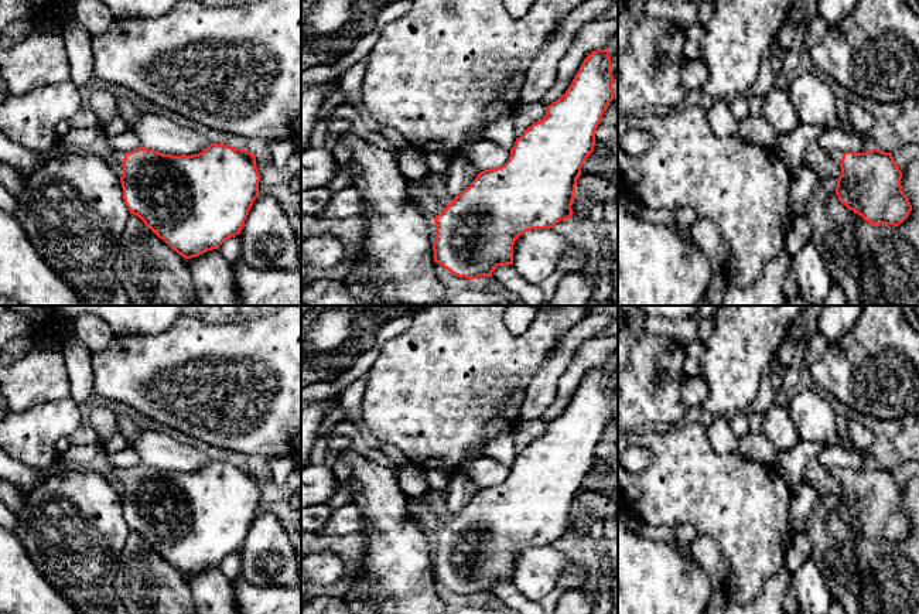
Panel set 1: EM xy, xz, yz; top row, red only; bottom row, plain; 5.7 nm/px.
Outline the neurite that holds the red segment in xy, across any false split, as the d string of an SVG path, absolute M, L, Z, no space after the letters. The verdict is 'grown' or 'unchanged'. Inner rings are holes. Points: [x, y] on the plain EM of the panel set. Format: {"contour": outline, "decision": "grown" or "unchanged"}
{"contour": "M211 460L198 471L171 473L144 464L122 470L105 467L113 482L123 484L120 494L123 516L130 531L137 532L147 545L185 576L197 574L240 550L249 528L259 514L260 492L256 474L245 465Z", "decision": "grown"}

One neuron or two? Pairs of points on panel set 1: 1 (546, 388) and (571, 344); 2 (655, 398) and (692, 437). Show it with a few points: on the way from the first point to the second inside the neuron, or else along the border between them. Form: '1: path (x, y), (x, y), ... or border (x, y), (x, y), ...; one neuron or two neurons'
1: path (547, 377), (562, 355); one neuron
2: border (677, 423), (645, 429); two neurons

